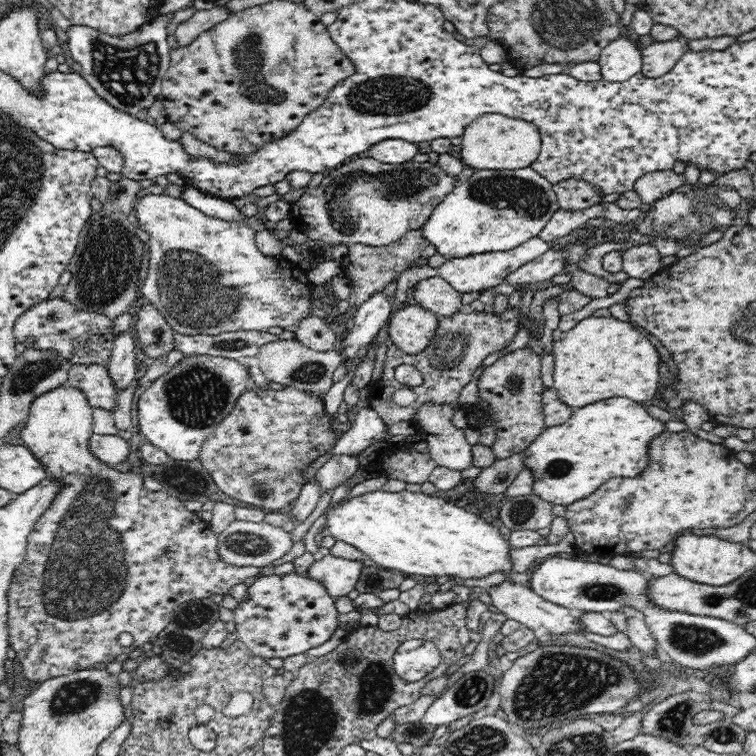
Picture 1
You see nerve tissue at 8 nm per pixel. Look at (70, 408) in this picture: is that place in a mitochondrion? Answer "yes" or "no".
no

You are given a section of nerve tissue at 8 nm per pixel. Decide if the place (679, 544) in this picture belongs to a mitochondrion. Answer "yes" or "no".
no

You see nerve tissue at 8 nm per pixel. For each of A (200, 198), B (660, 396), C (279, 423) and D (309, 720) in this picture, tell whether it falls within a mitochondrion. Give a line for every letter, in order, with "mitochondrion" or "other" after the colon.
A: other
B: other
C: other
D: mitochondrion

